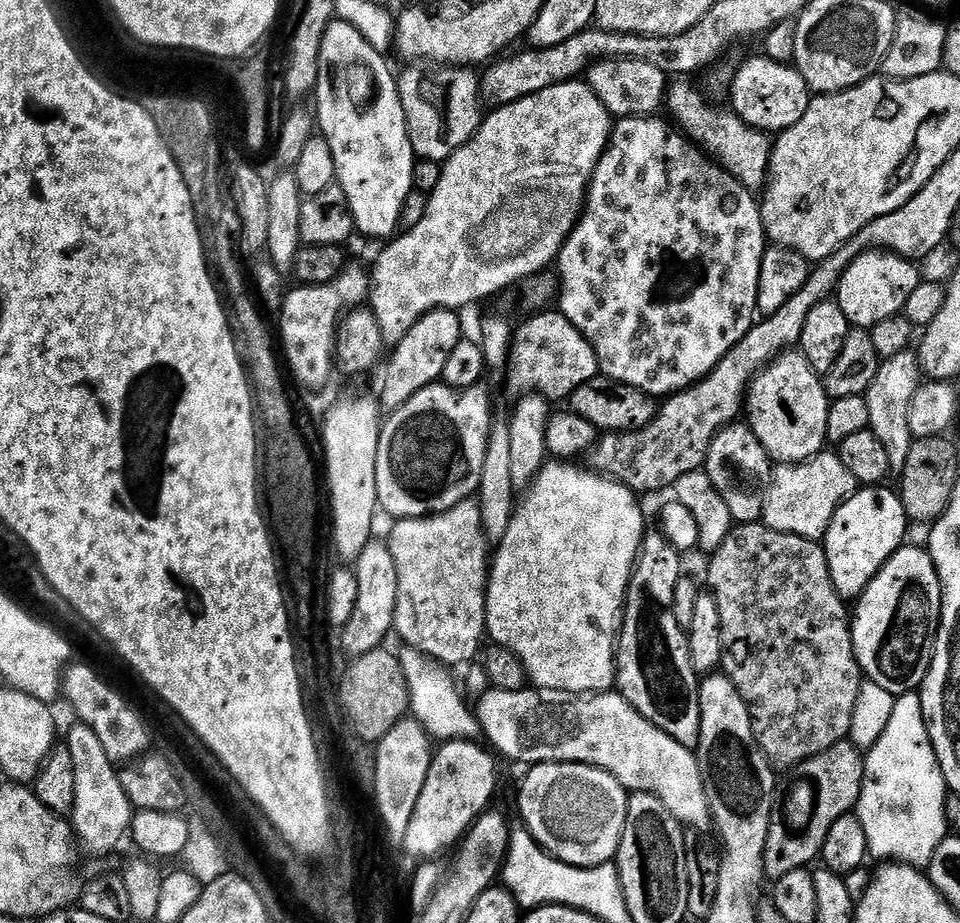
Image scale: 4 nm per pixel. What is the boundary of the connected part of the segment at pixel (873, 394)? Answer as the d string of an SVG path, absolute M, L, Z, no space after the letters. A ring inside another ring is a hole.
M907 350L883 363L866 392L870 430L882 442L882 446L886 446L886 454L890 454L890 462L896 470L904 470L912 454L912 410L922 388L920 380L922 381L922 369L917 353Z

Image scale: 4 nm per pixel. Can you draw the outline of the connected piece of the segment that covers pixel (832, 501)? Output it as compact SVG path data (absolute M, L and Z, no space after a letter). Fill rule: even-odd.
M825 450L819 456L815 456L813 460L803 464L790 464L779 469L774 485L768 490L762 504L763 523L779 532L789 532L807 540L823 541L828 534L828 527L832 525L834 514L839 510L841 504L857 491L857 488L854 474L850 474L846 470L846 466L841 464L839 455L835 451Z

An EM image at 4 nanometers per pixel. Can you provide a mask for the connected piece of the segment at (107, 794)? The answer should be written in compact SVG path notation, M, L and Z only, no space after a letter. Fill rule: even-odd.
M73 723L68 732L66 746L74 758L74 780L76 782L75 806L70 814L70 823L75 835L92 852L112 852L120 839L129 835L134 809L128 801L126 790L120 781L117 765L106 754L98 734L91 726Z

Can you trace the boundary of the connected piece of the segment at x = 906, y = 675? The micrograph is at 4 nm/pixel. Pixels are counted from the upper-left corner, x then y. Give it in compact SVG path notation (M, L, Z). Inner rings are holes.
M905 546L892 555L884 564L883 571L868 584L868 589L855 605L857 608L854 608L850 620L852 645L861 673L895 698L919 693L925 687L924 679L932 668L932 651L936 648L936 623L941 623L942 620L940 576L936 572L931 552L920 548Z

